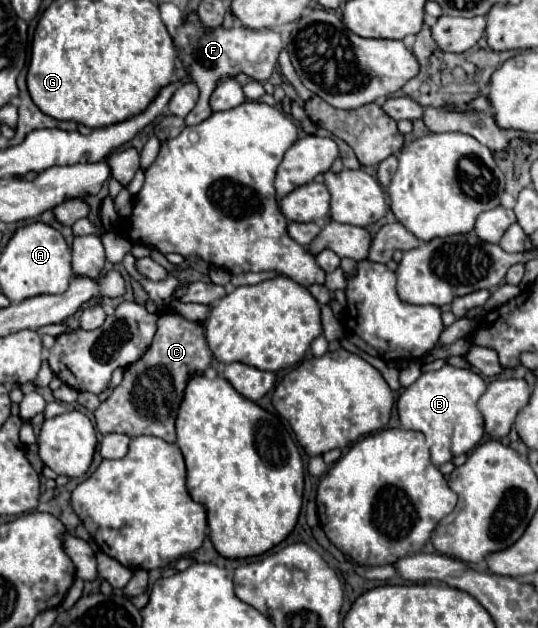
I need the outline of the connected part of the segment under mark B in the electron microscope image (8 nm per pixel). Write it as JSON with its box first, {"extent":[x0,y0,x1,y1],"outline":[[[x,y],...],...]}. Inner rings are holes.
{"extent":[397,364,487,466],"outline":[[[445,364],[441,370],[423,372],[415,384],[405,388],[397,400],[397,412],[405,430],[423,432],[431,450],[431,462],[441,466],[459,454],[467,454],[485,436],[483,416],[477,410],[477,400],[487,390],[485,380],[467,368]]]}

